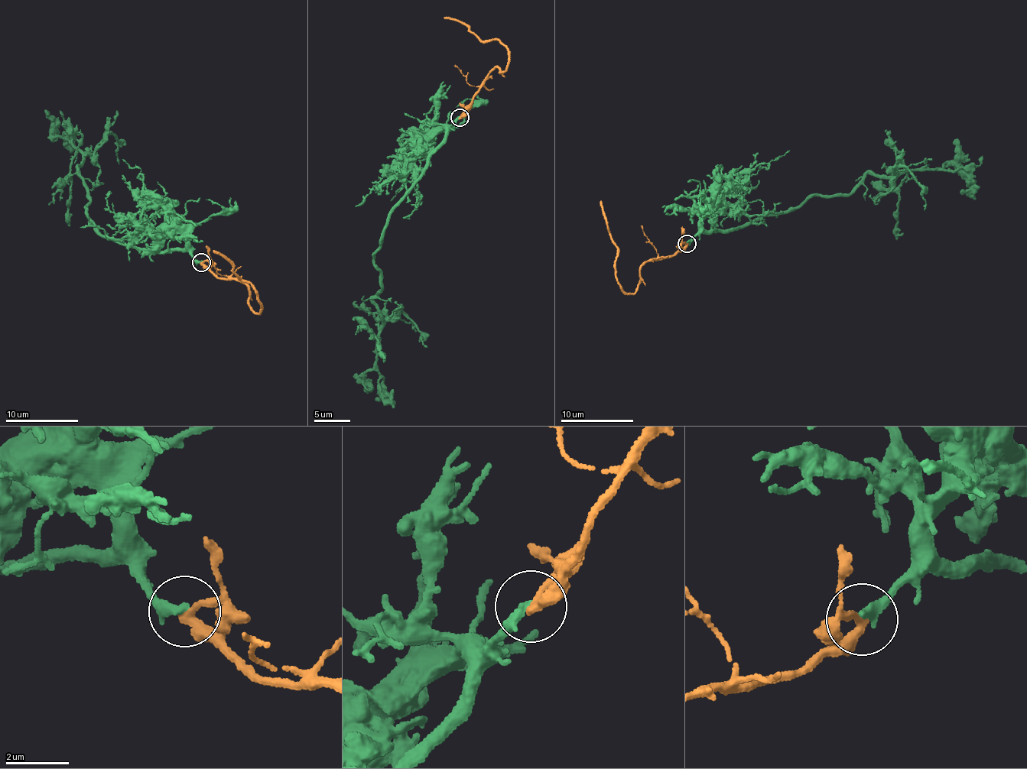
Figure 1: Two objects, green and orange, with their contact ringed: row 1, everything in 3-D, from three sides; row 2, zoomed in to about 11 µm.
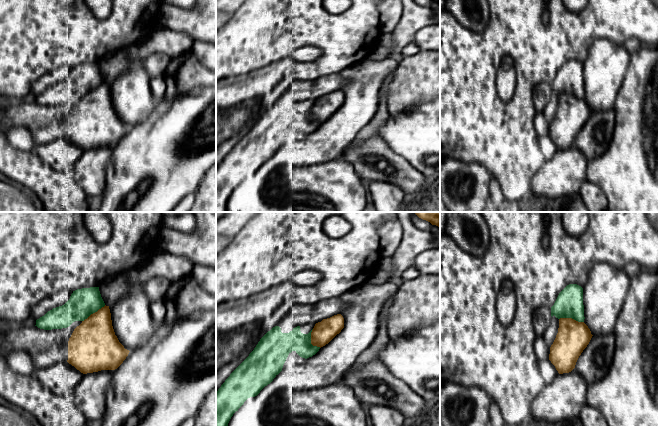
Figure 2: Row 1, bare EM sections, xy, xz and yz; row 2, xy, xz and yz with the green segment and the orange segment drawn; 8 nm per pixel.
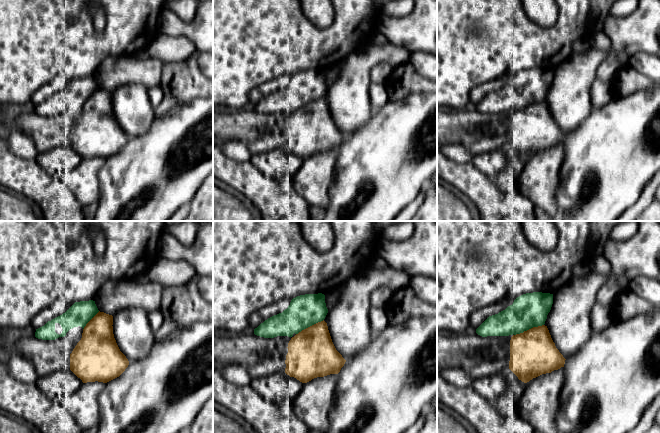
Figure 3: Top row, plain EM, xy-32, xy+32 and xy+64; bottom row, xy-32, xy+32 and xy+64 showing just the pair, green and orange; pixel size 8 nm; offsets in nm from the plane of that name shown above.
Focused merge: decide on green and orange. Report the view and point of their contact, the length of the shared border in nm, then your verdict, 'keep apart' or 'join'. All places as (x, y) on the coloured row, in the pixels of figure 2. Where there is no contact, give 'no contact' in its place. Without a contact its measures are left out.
meets green in yz at (571, 317); contact 200 nm long; join

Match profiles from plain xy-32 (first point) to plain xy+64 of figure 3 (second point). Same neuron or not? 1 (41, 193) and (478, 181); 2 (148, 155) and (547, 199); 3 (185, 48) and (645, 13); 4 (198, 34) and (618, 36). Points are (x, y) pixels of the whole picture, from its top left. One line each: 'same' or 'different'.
1: same
2: different
3: different
4: same

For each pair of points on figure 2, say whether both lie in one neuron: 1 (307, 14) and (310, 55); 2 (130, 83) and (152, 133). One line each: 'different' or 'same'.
1: different
2: different

